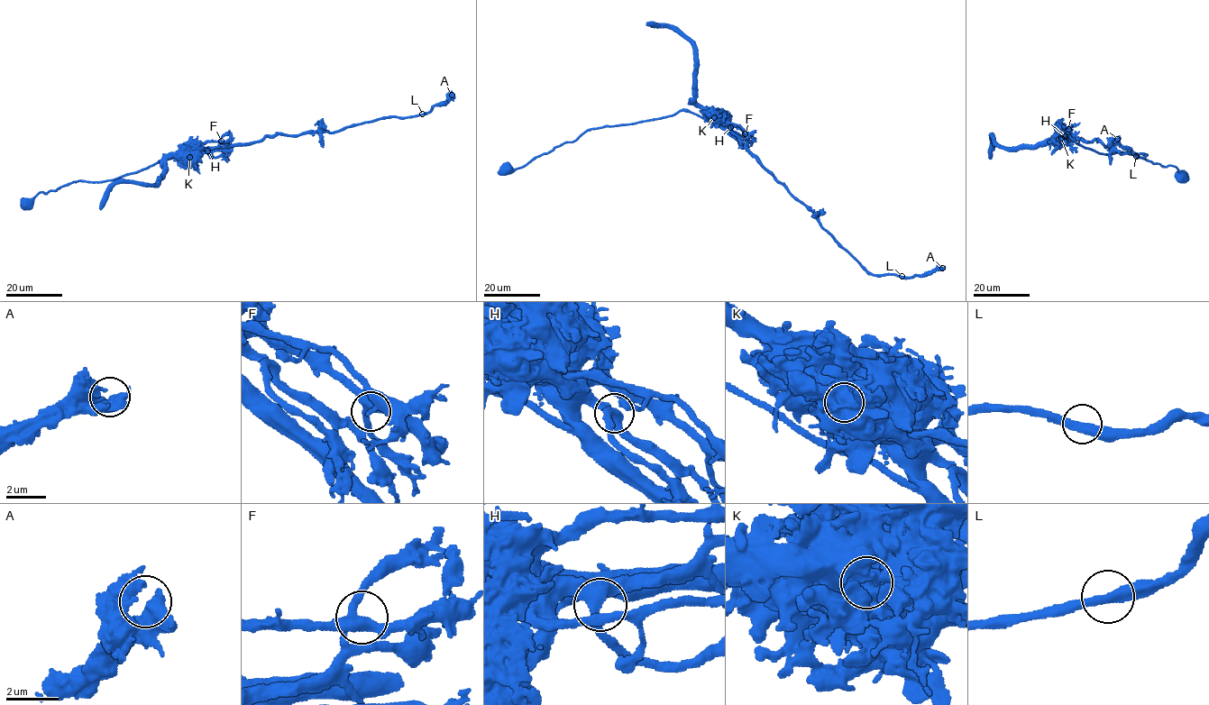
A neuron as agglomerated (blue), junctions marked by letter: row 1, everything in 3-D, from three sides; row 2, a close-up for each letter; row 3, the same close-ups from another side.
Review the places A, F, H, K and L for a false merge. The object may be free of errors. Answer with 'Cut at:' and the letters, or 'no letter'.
Cut at: K

